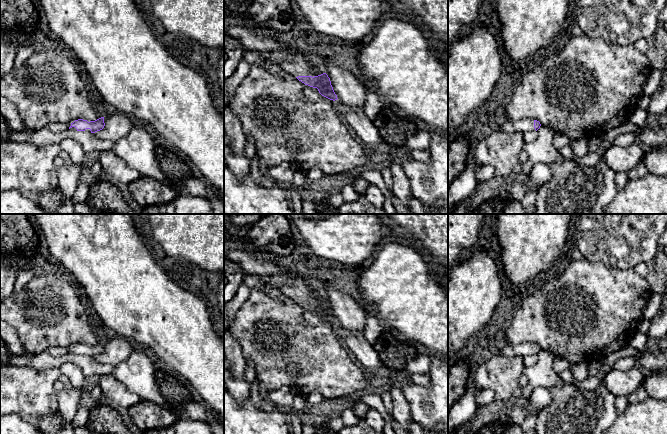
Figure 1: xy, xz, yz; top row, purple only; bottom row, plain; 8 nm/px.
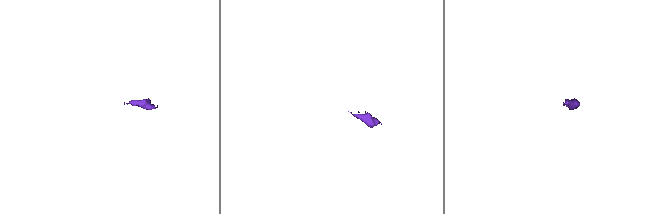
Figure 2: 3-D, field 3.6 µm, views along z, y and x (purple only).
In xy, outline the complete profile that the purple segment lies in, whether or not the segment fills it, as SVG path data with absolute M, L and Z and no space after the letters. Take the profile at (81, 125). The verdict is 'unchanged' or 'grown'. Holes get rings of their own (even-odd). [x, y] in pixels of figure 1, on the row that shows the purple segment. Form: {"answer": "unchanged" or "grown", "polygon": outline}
{"answer": "grown", "polygon": "M101 117L95 121L87 121L83 119L78 120L72 120L68 123L69 129L75 130L75 131L86 131L89 133L95 133L97 131L100 131L104 128L104 117Z"}

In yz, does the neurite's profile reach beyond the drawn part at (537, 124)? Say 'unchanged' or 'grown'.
grown

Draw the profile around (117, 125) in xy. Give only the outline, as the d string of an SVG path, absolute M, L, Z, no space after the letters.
M115 111L104 117L105 126L102 130L97 131L94 136L101 140L110 140L116 142L126 136L131 128L136 124L131 117Z

